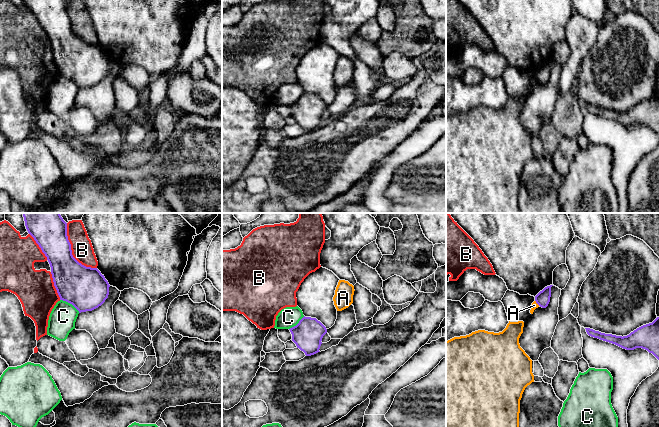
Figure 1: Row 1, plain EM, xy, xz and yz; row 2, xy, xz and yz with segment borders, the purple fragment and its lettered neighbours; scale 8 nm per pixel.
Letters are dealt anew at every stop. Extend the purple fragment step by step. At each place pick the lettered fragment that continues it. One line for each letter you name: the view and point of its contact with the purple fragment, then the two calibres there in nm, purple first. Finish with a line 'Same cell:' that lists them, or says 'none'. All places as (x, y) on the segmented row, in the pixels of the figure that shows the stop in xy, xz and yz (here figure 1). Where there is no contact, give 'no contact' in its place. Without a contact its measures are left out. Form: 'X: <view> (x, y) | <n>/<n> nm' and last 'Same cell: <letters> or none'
Same cell: none

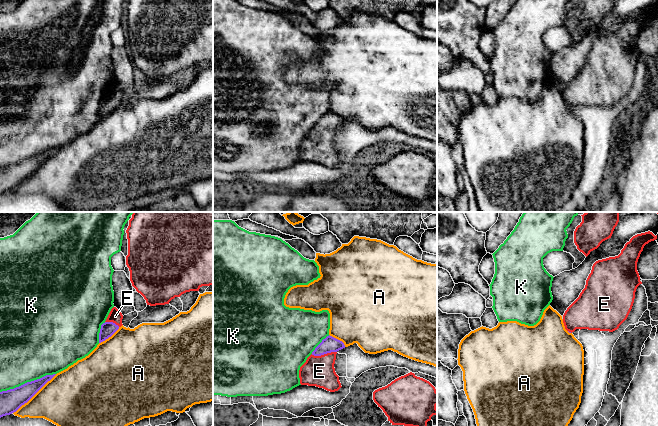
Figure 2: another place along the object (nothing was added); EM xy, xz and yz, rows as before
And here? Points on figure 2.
E: xz (323, 354) | 130/240 nm
Same cell: E

